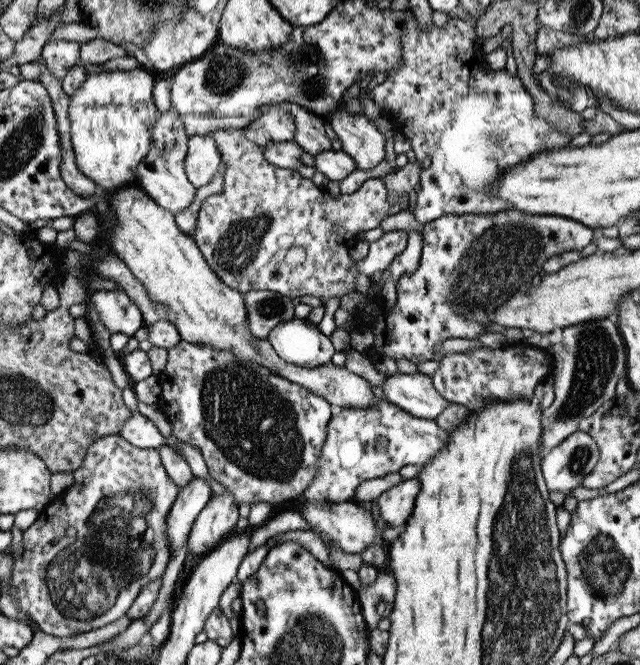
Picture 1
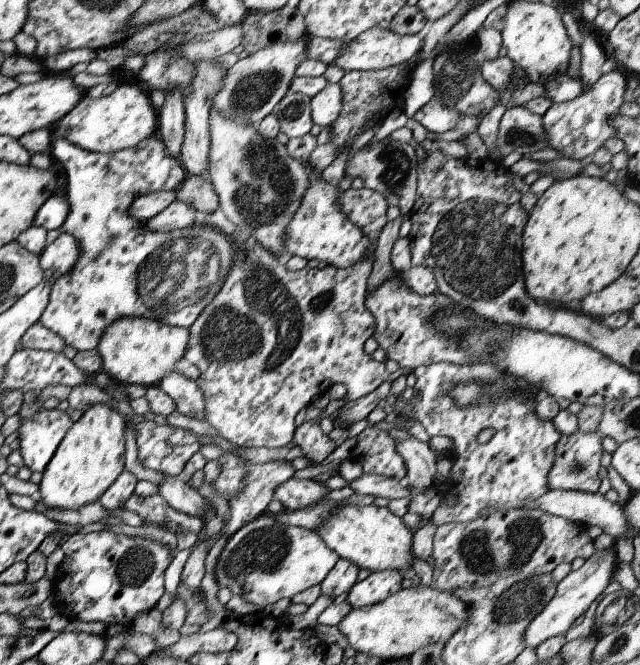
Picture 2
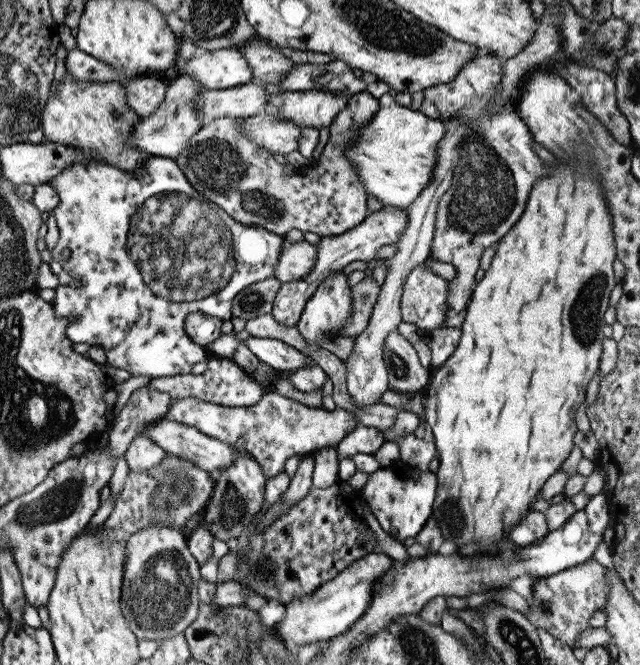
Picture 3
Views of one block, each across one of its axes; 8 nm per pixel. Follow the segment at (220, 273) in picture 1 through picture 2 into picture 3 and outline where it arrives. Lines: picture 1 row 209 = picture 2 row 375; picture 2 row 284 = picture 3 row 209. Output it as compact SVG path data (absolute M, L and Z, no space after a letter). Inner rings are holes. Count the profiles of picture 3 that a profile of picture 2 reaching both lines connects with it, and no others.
M353 93L345 103L345 106L338 110L330 122L328 126L328 139L321 150L321 154L319 154L319 164L317 164L317 170L315 170L315 176L312 174L293 174L286 175L283 172L281 163L277 163L273 157L272 153L270 153L264 146L257 144L255 141L252 141L243 131L238 129L238 119L232 119L227 117L221 117L218 119L213 119L203 123L200 129L186 142L185 148L173 158L173 160L177 163L177 166L181 169L181 172L185 175L187 182L190 184L190 187L193 190L202 194L207 200L211 203L216 204L221 211L224 211L227 216L231 217L231 219L235 220L237 223L241 223L245 226L260 226L261 228L267 229L267 232L271 232L276 234L277 236L284 237L291 228L295 228L295 230L299 230L301 233L303 232L313 232L313 234L317 234L317 236L337 236L351 230L353 227L357 227L363 220L365 220L368 210L366 209L366 198L368 194L365 192L365 189L362 187L361 181L357 176L357 173L354 171L352 164L348 161L348 158L345 156L344 150L346 150L346 146L348 142L350 142L350 138L352 138L352 134L354 134L354 130L356 128L360 128L363 126L376 112L379 104L377 103L377 98L373 98L369 93Z

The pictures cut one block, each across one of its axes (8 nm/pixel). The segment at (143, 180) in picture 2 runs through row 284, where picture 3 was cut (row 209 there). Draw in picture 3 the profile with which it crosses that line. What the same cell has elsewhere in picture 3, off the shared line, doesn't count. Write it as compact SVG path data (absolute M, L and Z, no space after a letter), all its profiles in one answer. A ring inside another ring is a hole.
M148 157L143 166L136 170L119 170L109 165L103 165L100 161L73 161L65 165L52 179L46 182L56 189L58 203L53 210L53 218L58 228L57 244L50 251L51 259L59 262L62 270L67 272L71 278L79 280L79 287L68 285L57 285L55 294L51 300L53 312L56 318L60 316L69 318L64 333L73 343L99 345L105 353L106 364L127 370L130 376L148 376L151 379L162 376L175 376L177 374L189 374L191 366L195 362L207 359L208 352L203 346L195 344L184 331L184 320L188 314L201 312L207 316L220 318L222 321L232 317L230 308L234 296L246 286L271 278L274 276L275 267L279 258L283 238L267 232L260 226L245 226L235 222L231 217L221 211L216 204L211 203L202 194L190 187L185 175L181 172L177 163L170 158Z

